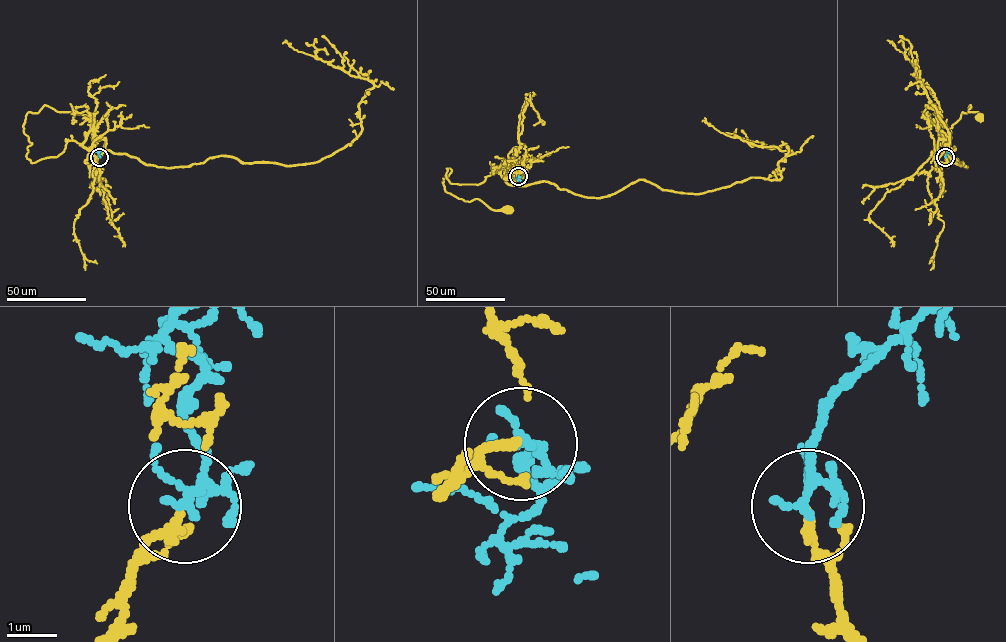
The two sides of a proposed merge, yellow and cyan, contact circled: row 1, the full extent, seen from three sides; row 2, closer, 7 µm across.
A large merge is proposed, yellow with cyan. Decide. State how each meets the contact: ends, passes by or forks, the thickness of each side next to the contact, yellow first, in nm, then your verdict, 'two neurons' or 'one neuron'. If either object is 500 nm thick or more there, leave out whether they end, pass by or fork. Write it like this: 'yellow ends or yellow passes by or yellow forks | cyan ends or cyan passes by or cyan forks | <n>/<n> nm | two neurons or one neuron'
yellow ends | cyan forks | 190/140 nm | one neuron

